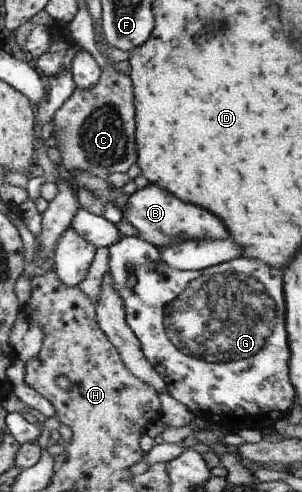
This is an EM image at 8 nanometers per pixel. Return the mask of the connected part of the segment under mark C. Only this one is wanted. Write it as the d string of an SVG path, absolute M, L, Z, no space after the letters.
M112 48L101 53L109 55L112 63L100 75L99 83L88 90L75 88L71 97L55 112L52 118L54 125L47 130L47 134L50 137L55 137L52 141L57 141L57 149L60 151L62 165L67 171L83 170L105 179L111 173L127 172L129 167L137 161L138 153L136 148L136 109L132 81L128 75L119 74L113 69L115 63L128 60L130 52Z

